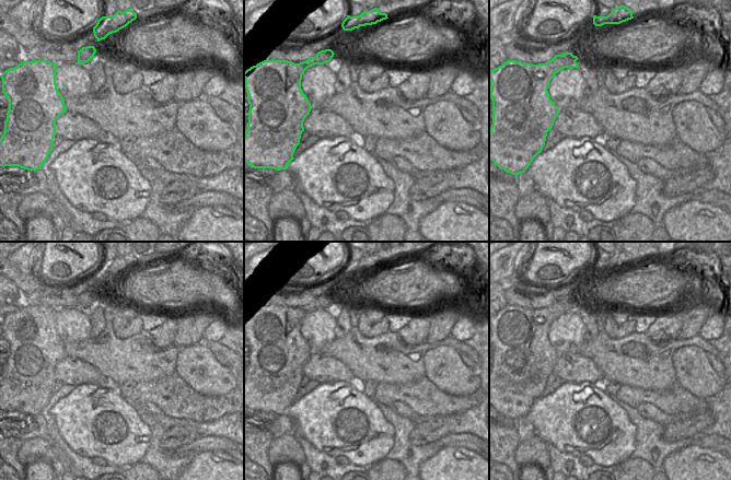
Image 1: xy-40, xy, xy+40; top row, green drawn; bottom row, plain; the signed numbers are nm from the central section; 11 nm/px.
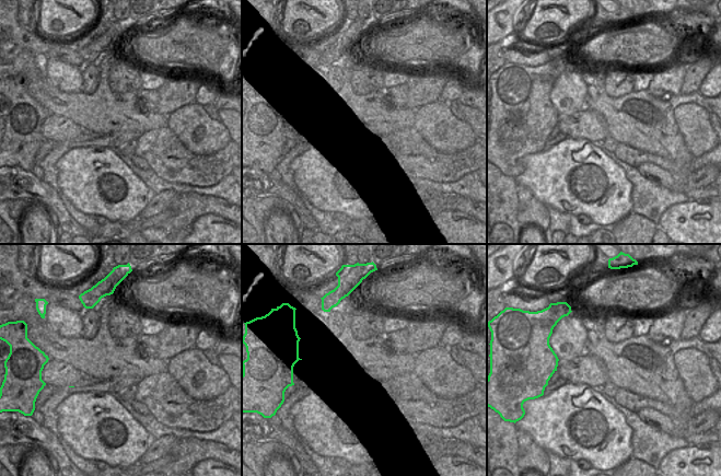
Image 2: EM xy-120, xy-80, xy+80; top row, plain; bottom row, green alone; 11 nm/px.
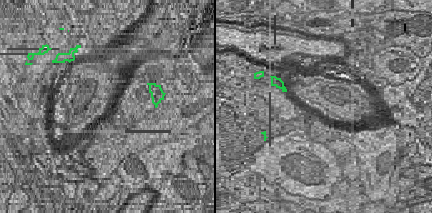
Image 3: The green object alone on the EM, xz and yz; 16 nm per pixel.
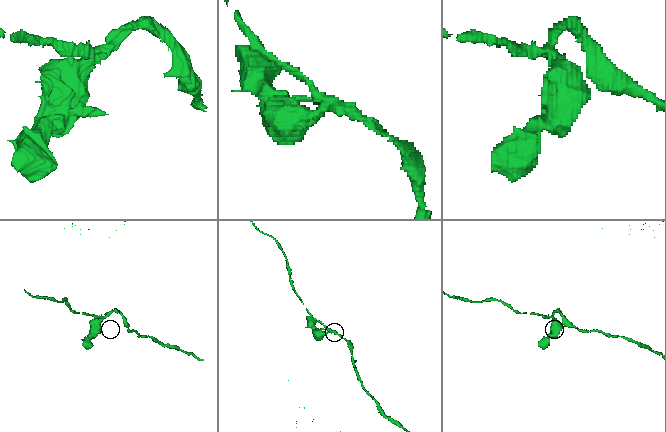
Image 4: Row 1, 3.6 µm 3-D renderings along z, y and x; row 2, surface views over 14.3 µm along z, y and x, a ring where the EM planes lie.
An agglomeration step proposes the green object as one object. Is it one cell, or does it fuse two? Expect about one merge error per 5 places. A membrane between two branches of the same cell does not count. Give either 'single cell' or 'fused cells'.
single cell

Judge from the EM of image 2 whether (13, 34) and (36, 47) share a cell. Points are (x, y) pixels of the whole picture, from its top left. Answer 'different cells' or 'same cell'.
same cell

